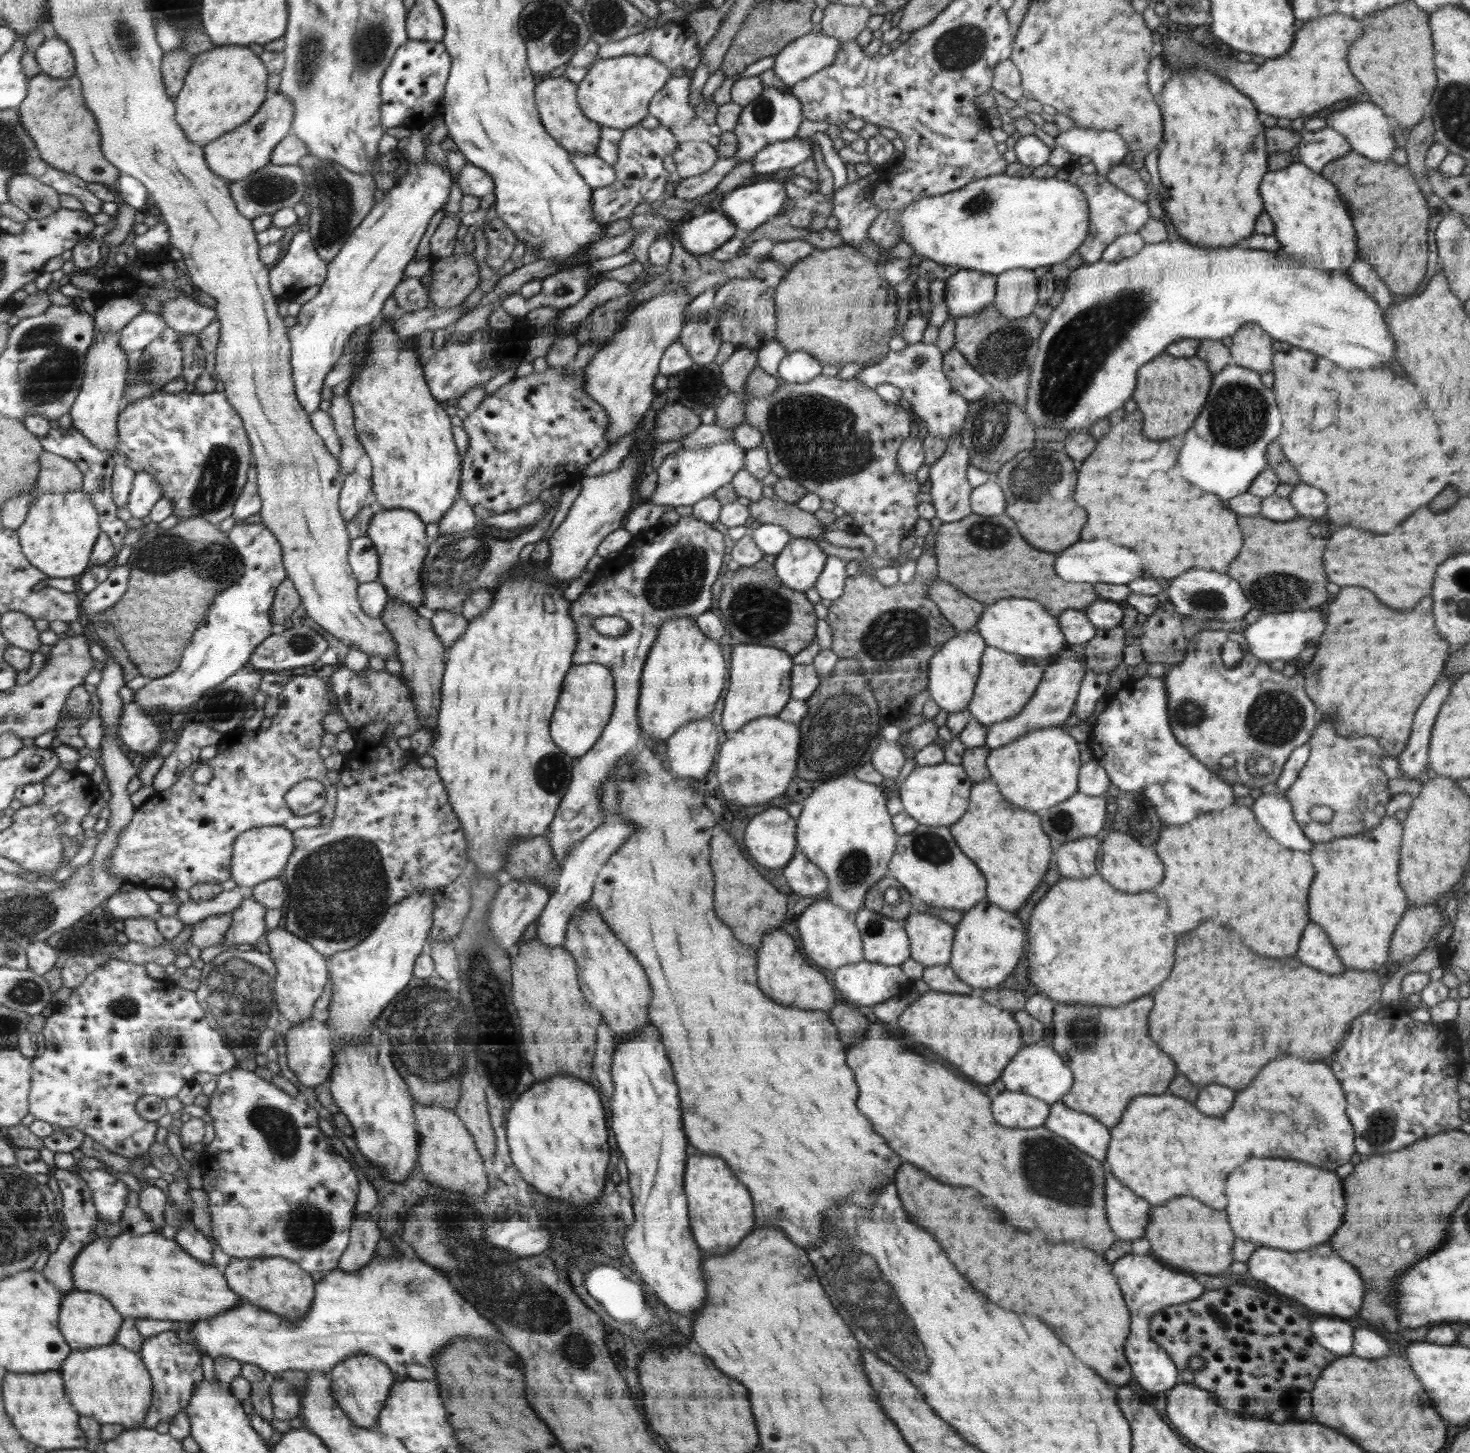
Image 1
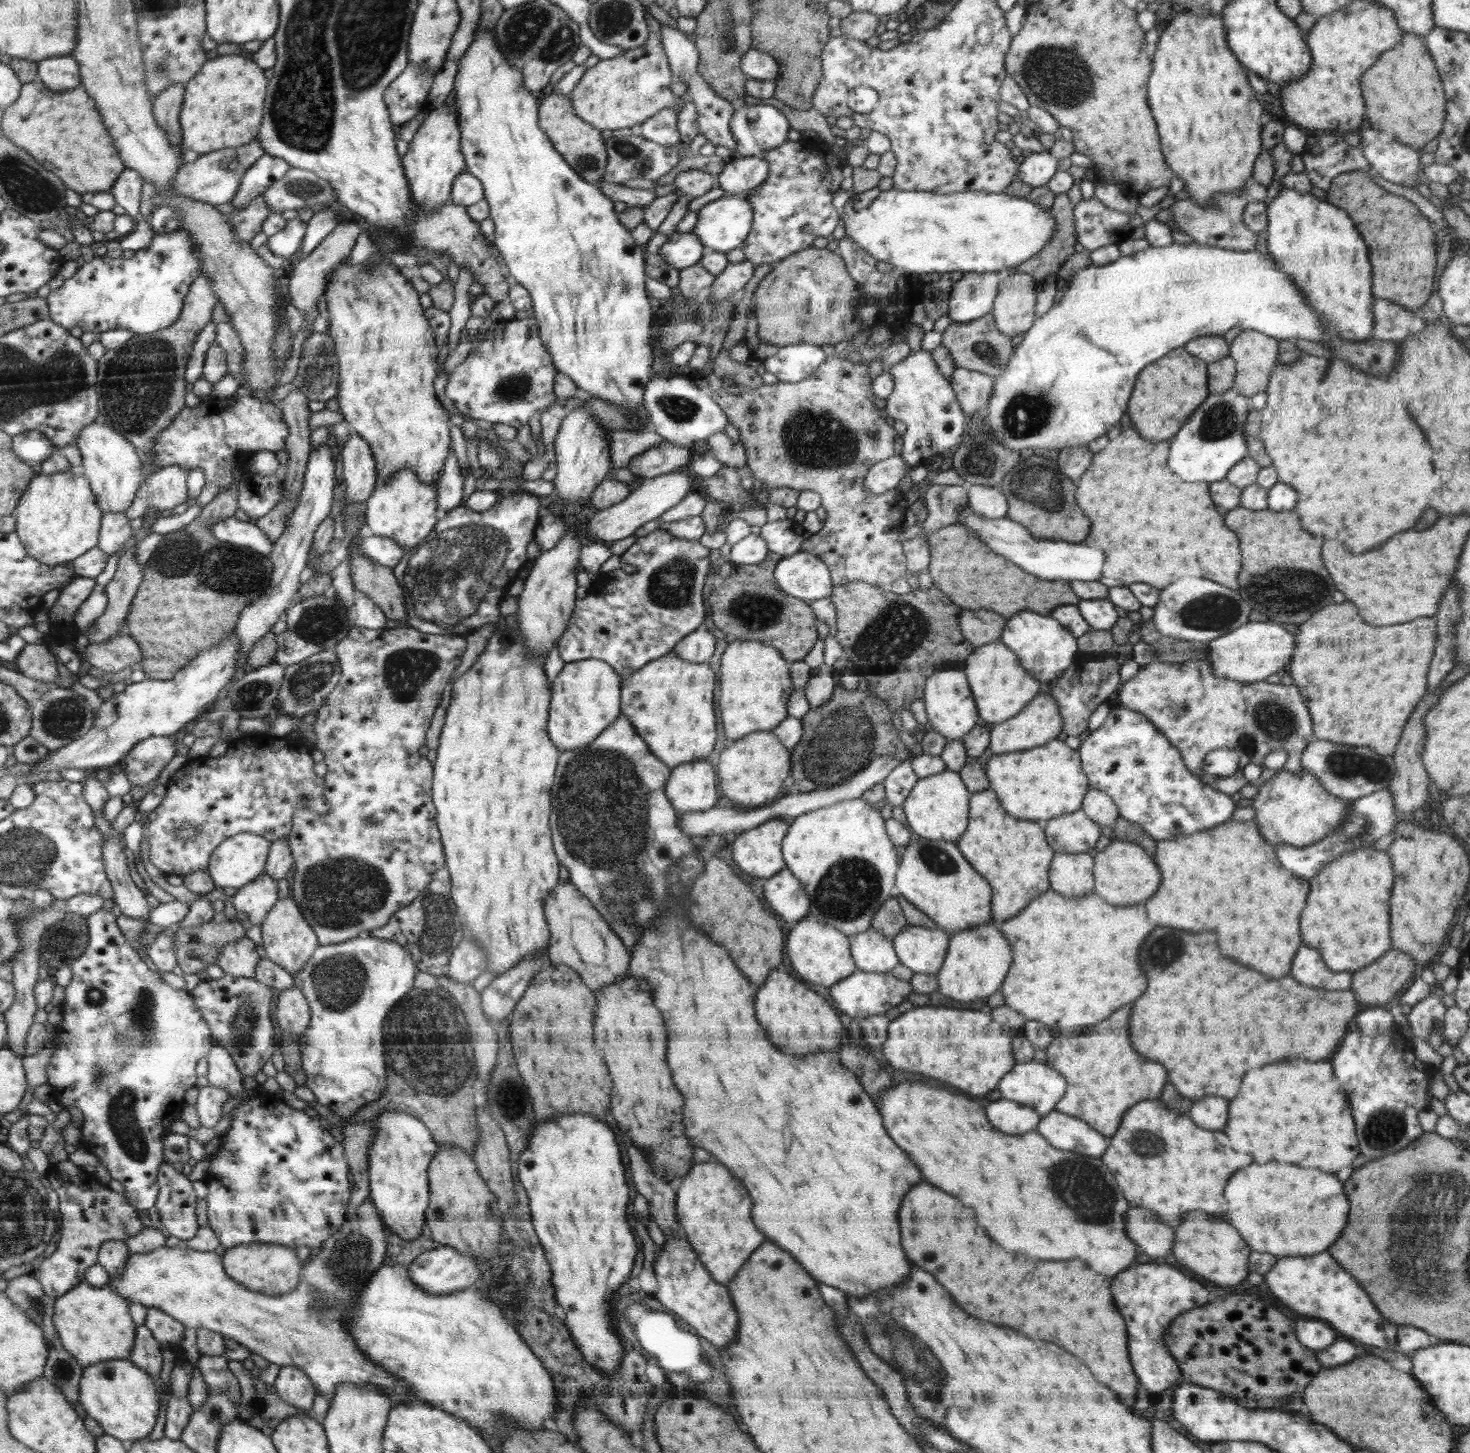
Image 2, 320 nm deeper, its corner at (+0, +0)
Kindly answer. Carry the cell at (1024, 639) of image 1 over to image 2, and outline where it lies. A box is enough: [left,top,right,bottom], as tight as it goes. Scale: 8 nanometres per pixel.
[1000,610,1078,683]

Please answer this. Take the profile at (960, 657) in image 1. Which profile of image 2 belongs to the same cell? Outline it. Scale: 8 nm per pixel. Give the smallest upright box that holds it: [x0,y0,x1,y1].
[923,667,979,741]

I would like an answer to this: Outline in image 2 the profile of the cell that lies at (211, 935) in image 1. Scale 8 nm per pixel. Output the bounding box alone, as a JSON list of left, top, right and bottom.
[216,936,260,978]

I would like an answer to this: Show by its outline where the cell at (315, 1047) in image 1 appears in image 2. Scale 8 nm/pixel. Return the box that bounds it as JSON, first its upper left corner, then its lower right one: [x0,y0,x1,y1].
[276,984,311,1042]

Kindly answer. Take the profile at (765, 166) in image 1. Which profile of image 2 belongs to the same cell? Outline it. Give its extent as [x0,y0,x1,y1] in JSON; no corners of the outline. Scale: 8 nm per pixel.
[719,156,771,195]

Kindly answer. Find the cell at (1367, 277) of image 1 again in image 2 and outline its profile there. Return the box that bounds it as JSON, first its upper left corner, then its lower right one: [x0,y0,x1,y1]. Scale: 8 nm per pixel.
[1373,298,1426,341]

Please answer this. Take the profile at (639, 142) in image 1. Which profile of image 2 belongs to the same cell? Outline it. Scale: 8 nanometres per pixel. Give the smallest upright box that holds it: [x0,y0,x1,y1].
[640,107,682,148]

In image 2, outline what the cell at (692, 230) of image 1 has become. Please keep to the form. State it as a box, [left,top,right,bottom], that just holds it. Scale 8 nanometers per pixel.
[659,230,707,270]

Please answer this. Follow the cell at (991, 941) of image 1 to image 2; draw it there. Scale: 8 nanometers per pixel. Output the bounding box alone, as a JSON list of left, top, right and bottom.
[935,922,1012,1002]

